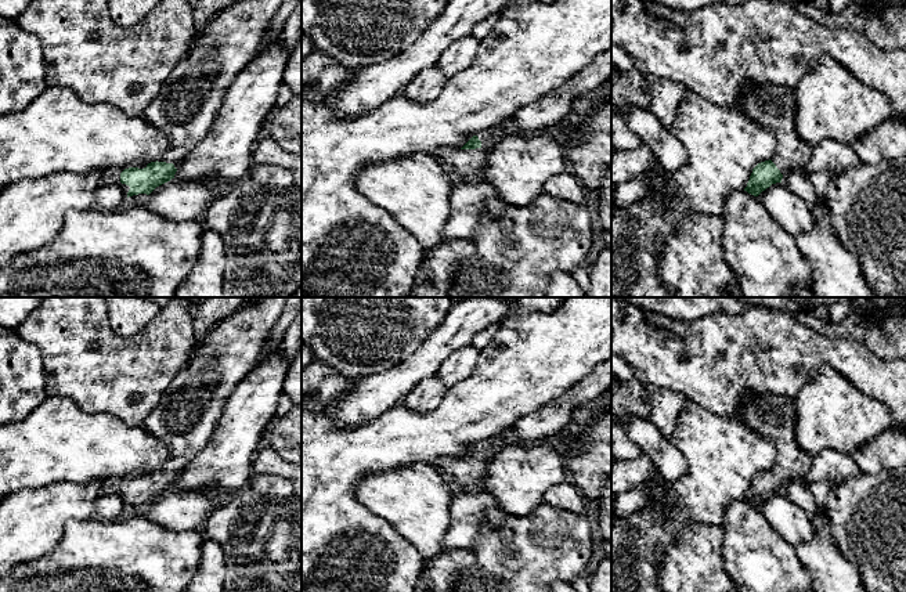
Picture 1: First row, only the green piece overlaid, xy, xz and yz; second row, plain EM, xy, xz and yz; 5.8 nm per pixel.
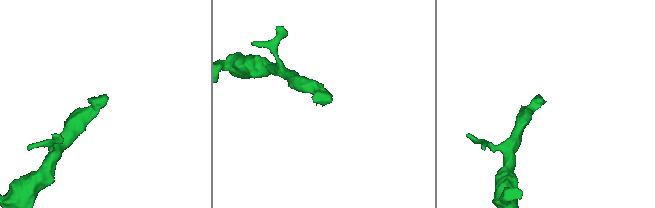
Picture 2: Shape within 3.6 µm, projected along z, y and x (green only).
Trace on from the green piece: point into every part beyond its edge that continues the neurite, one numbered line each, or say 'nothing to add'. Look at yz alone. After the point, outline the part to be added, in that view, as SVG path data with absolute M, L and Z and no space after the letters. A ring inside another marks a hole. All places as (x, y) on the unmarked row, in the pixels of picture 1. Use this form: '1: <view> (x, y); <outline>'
1: yz (773, 418); M766 393L744 398L732 418L776 448L770 470L784 485L793 479L805 479L812 455L802 451L795 440L797 405L794 398L773 397Z

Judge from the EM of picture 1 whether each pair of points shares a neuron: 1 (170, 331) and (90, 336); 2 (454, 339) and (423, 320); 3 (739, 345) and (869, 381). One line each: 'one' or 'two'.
1: one
2: two
3: one

